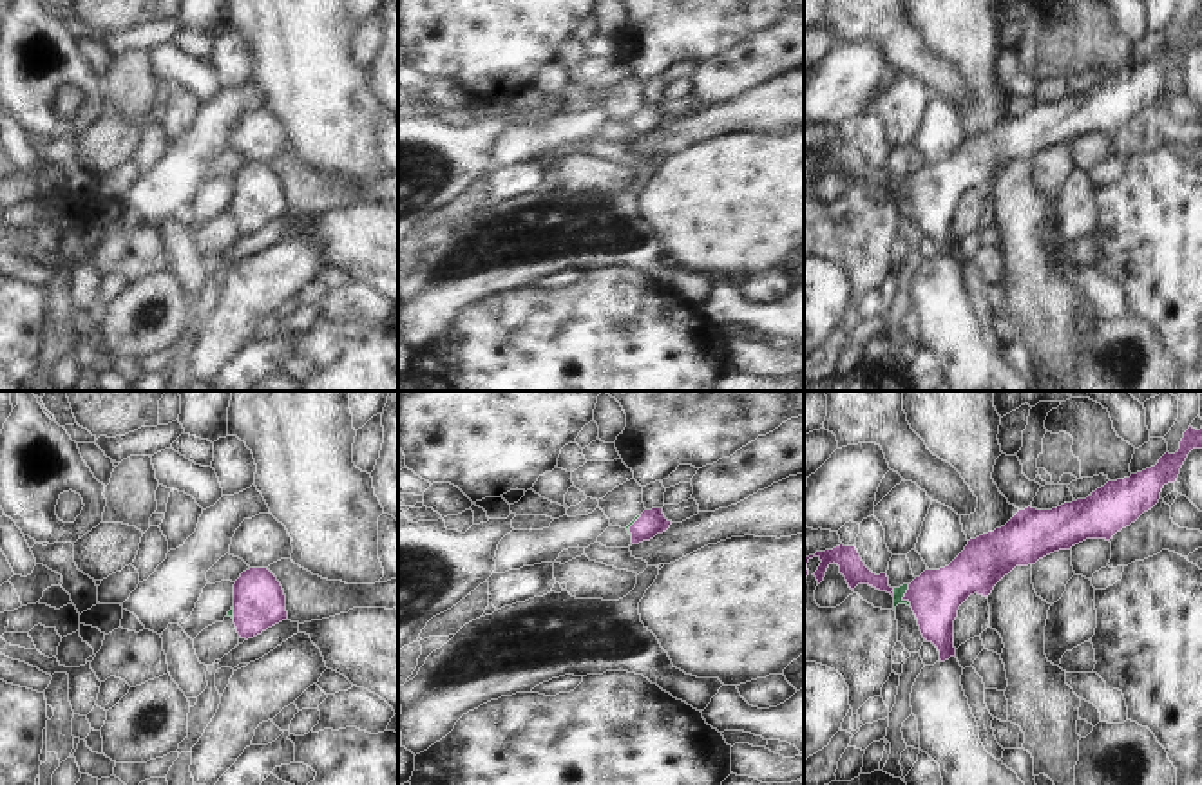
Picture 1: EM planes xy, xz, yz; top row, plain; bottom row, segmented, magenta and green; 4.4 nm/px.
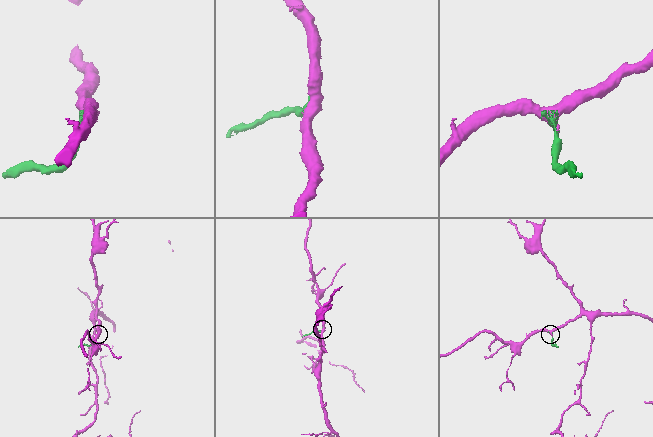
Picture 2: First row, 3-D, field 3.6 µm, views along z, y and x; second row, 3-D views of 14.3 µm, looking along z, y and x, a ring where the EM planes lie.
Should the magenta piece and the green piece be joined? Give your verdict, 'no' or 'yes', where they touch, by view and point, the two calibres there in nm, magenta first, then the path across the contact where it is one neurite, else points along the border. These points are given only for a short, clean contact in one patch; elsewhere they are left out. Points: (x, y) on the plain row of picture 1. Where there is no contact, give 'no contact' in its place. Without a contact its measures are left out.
yes; contact yz (906, 190); calibres 220 and 50 nm; way yz (936, 190), (906, 190), (900, 187)

